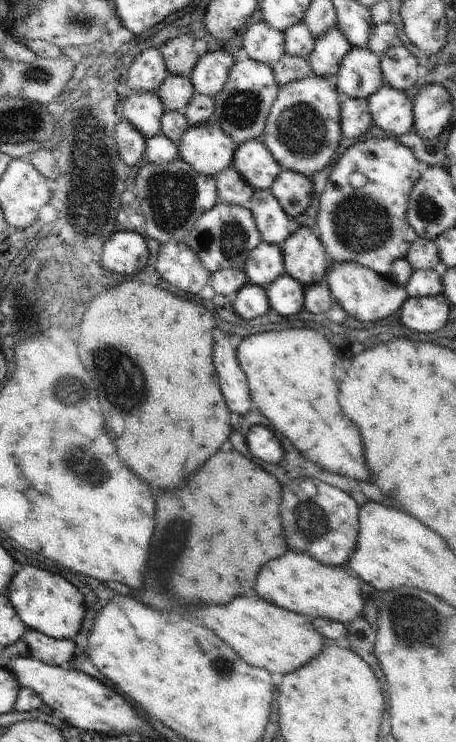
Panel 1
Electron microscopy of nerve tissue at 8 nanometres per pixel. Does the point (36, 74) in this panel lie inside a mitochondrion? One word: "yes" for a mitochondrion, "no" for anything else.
yes

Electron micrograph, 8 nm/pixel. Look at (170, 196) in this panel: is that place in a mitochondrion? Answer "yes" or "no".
yes

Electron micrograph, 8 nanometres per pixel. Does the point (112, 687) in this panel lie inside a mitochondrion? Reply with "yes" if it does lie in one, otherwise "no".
no

